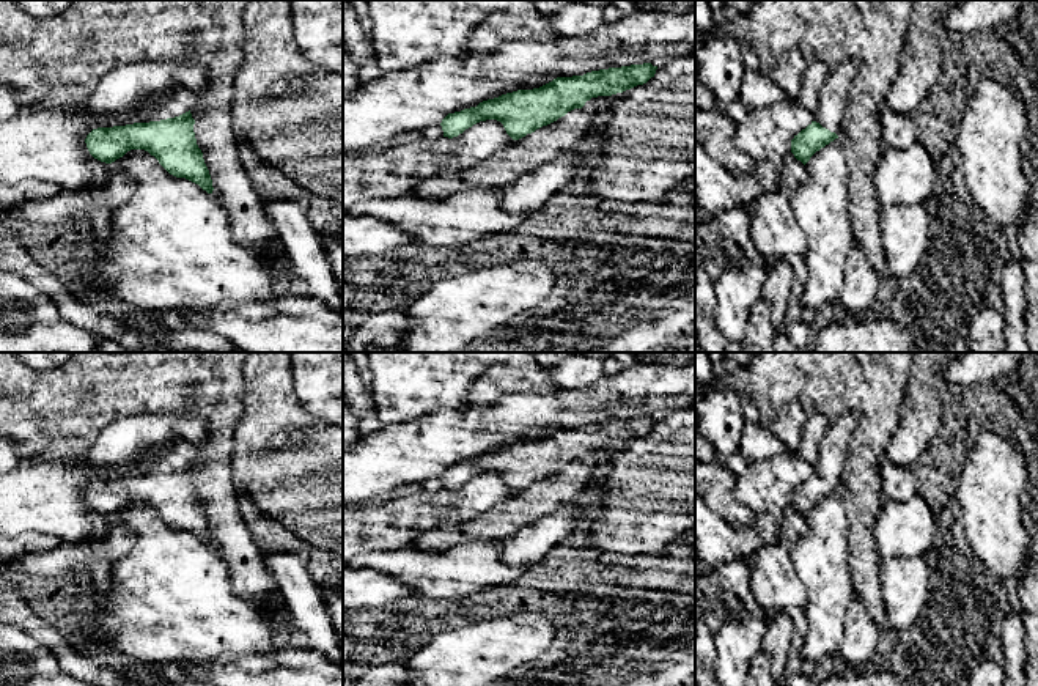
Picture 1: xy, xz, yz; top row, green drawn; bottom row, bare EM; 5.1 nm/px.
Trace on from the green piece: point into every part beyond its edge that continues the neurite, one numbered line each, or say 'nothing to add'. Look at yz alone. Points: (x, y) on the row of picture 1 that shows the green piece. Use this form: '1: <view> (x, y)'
1: yz (834, 93)

